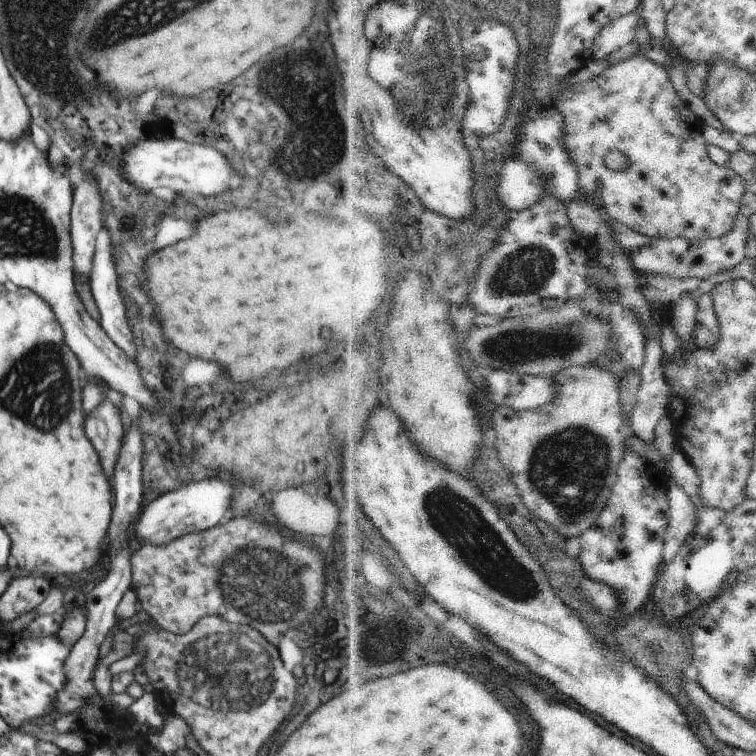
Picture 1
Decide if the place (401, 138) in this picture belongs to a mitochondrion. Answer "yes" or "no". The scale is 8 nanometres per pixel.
no

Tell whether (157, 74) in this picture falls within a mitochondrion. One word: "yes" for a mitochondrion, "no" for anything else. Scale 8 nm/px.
no

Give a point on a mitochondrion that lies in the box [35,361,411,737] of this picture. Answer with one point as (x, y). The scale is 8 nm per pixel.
(230, 672)

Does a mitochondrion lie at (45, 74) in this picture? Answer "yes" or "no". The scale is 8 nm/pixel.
yes

